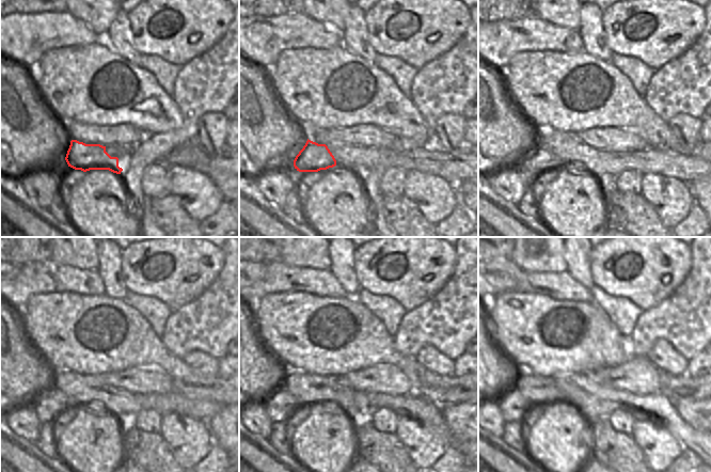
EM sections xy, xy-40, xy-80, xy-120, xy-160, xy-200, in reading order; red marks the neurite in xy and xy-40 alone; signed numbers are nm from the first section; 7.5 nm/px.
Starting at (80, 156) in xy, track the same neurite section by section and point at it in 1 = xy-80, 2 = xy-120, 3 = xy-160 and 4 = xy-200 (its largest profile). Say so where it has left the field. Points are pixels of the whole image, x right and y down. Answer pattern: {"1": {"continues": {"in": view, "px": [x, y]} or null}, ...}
{"1": {"continues": {"in": "xy-80", "px": [540, 160]}}, "2": {"continues": {"in": "xy-120", "px": [51, 403]}}, "3": {"continues": {"in": "xy-160", "px": [282, 407]}}, "4": {"continues": {"in": "xy-200", "px": [514, 407]}}}

